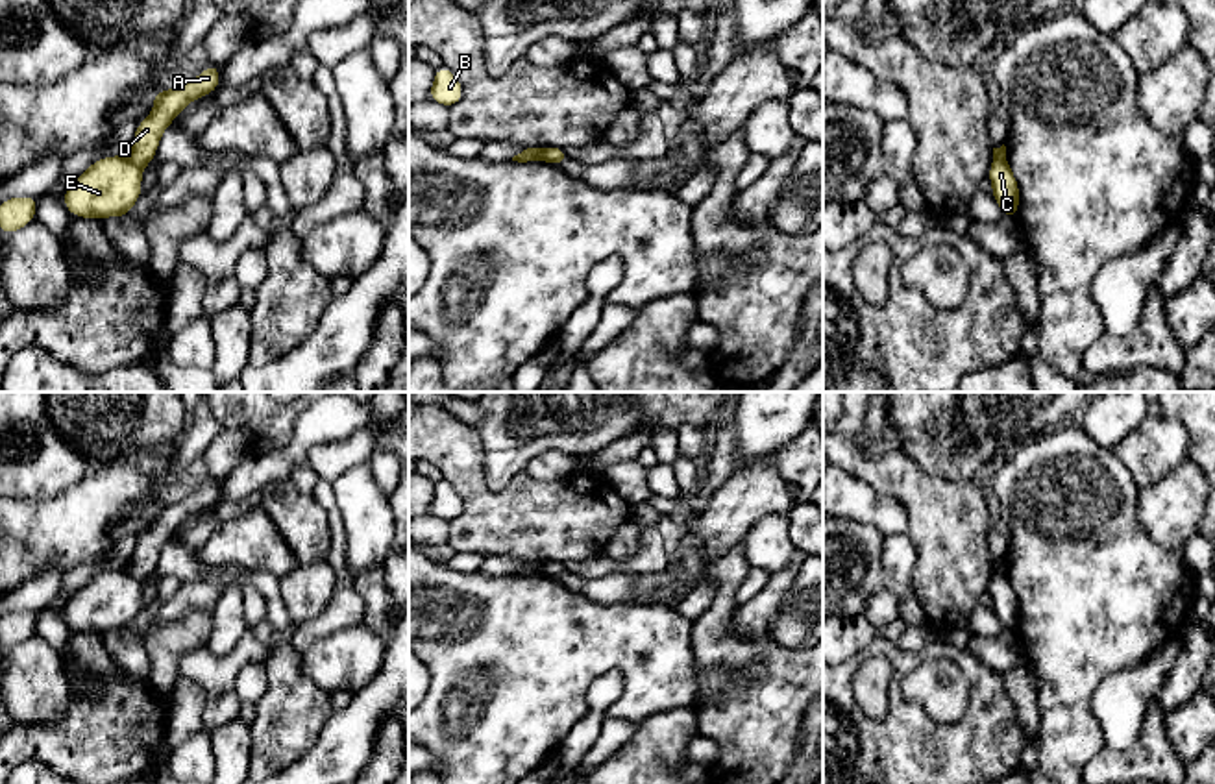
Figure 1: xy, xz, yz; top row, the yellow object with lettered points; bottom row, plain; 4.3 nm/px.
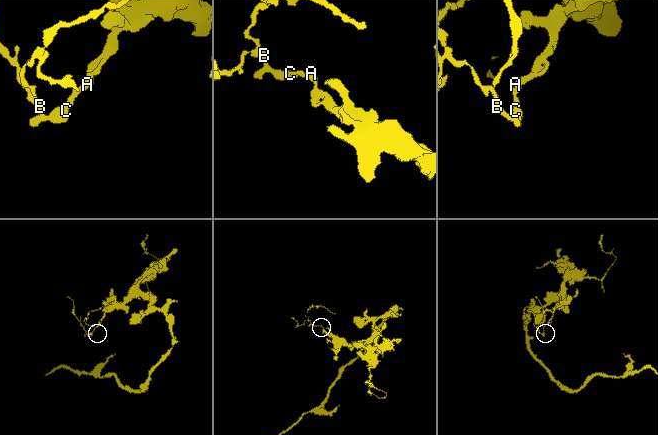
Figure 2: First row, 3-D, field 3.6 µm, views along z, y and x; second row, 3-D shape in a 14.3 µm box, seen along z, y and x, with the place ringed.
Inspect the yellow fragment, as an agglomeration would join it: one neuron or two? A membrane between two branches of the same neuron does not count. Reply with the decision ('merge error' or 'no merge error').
merge error

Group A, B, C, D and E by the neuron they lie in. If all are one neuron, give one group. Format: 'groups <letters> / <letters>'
groups A D / B C E

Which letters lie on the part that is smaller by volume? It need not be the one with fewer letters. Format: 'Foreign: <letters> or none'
Foreign: B, C, E

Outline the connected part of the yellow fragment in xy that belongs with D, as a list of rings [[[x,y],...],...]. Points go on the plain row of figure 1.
[[[209,477],[205,484],[189,497],[168,505],[157,505],[153,508],[153,525],[148,533],[139,536],[128,564],[128,571],[137,581],[144,582],[153,575],[163,545],[174,536],[187,518],[216,505],[220,499],[220,486],[222,483]]]

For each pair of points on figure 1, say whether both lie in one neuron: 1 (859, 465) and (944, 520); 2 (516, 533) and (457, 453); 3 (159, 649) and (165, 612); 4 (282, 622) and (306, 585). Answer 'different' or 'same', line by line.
1: same
2: same
3: different
4: different

